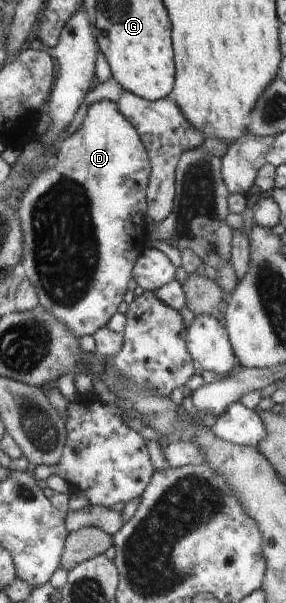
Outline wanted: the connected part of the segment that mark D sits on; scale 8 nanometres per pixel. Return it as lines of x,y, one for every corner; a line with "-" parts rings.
102,99
88,106
79,130
60,144
49,170
31,181
20,198
17,210
22,230
19,274
33,283
39,306
78,338
85,334
91,336
106,327
117,313
118,304
128,290
132,268
150,242
144,221
150,172
148,154
135,127
121,114
115,101

